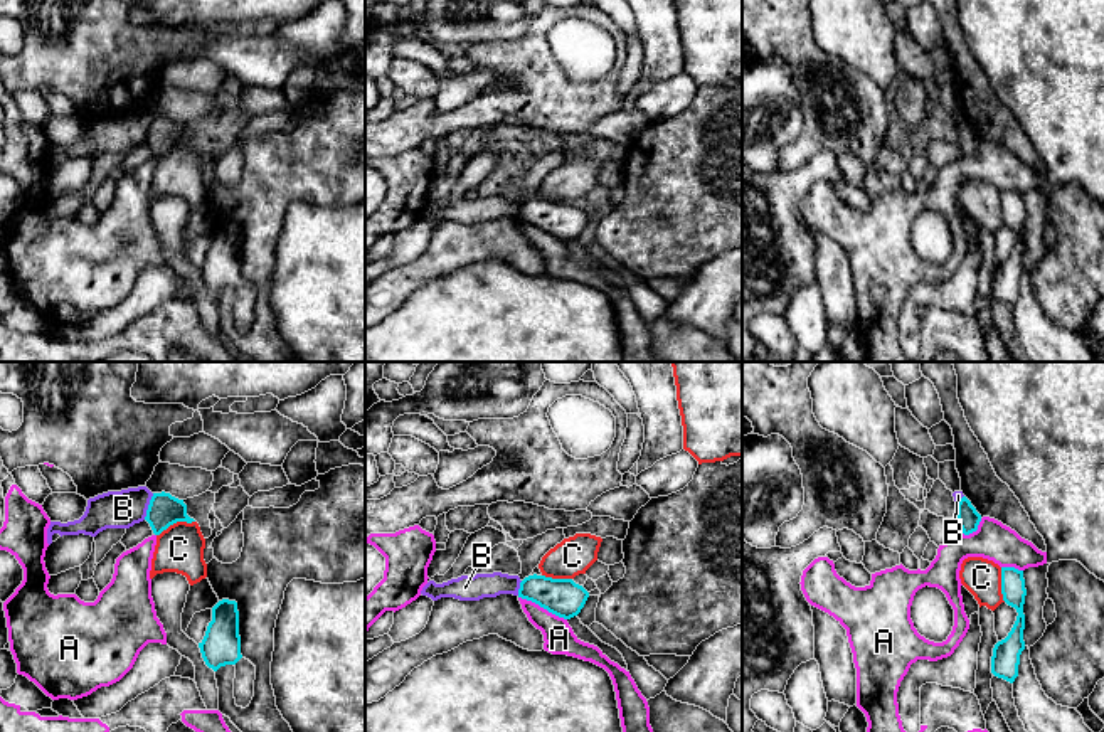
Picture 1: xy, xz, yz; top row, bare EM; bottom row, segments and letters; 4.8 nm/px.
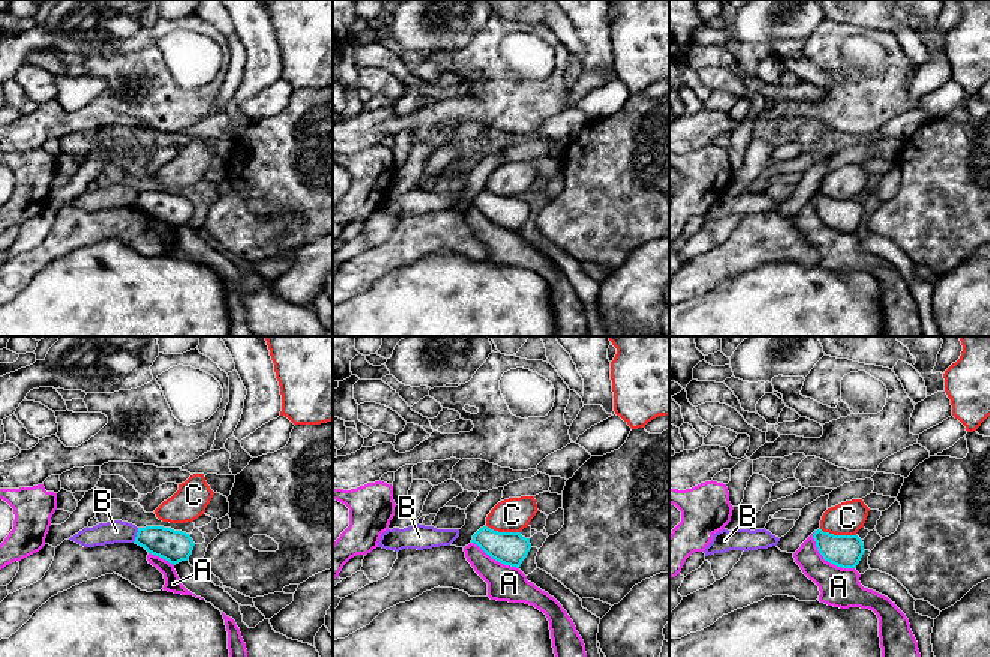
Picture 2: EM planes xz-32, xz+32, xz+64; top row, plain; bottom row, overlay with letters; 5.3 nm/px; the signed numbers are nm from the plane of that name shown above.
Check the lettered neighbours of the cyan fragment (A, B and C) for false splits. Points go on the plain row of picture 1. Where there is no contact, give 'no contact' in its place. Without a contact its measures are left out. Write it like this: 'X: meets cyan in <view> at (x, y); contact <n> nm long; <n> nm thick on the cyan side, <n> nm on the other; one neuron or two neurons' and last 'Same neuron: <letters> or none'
A: meets cyan in xz at (542, 229); contact 260 nm long; 180 nm thick on the cyan side, 150 nm on the other; two neurons
B: meets cyan in xy at (148, 130); contact 140 nm long; 160 nm thick on the cyan side, 180 nm on the other; two neurons
C: meets cyan in xy at (175, 145); contact 200 nm long; 160 nm thick on the cyan side, 220 nm on the other; two neurons
Same neuron: none

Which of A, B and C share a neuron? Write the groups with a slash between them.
A / B / C

